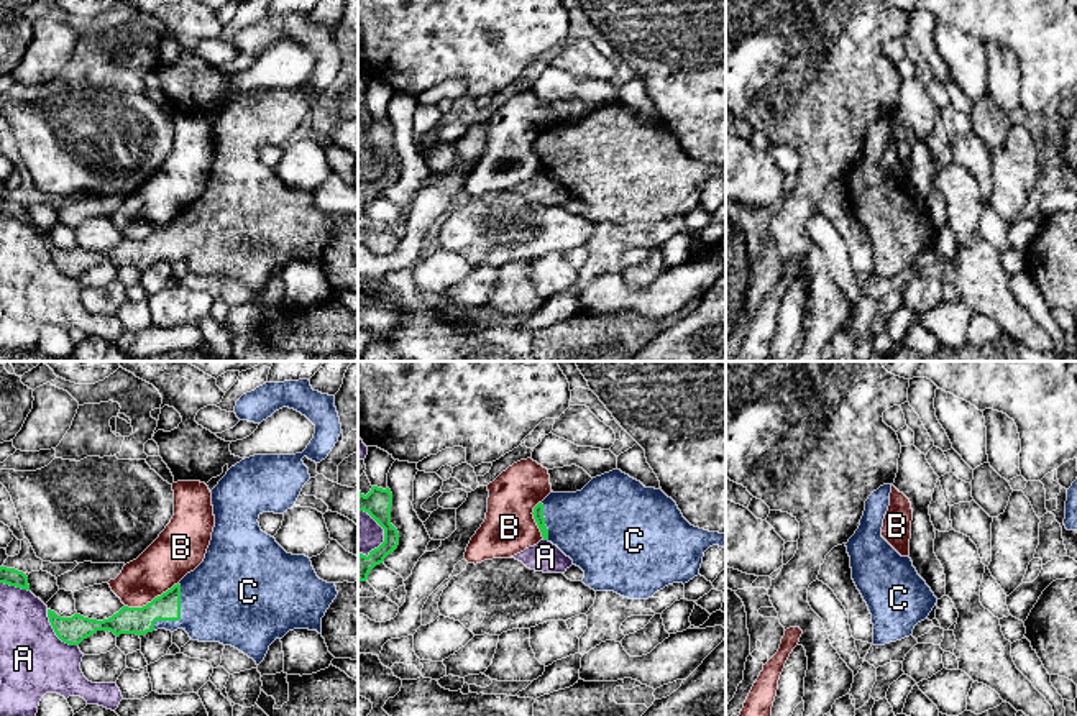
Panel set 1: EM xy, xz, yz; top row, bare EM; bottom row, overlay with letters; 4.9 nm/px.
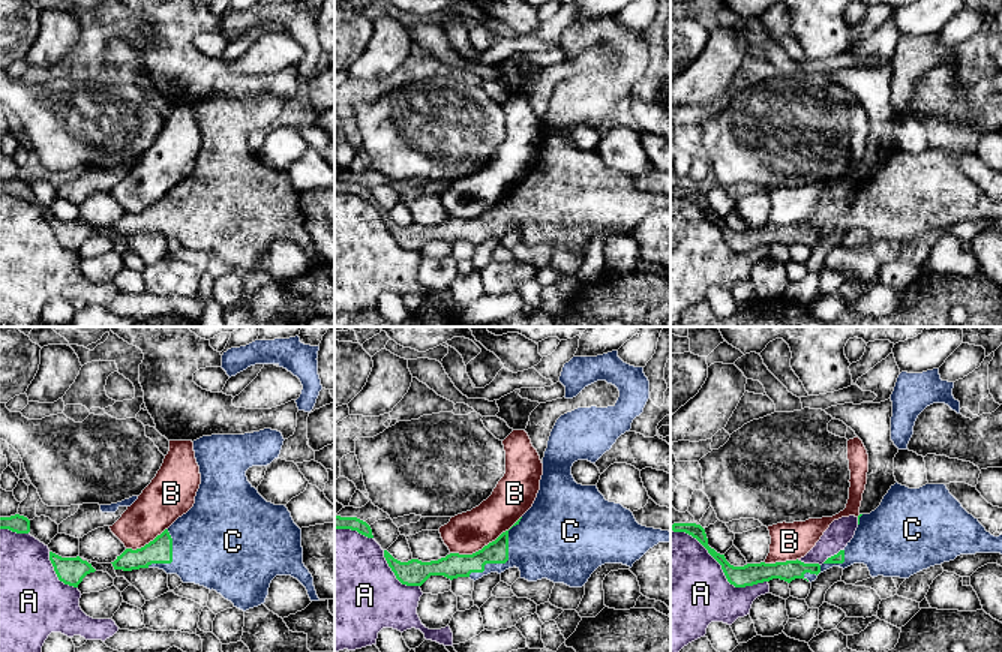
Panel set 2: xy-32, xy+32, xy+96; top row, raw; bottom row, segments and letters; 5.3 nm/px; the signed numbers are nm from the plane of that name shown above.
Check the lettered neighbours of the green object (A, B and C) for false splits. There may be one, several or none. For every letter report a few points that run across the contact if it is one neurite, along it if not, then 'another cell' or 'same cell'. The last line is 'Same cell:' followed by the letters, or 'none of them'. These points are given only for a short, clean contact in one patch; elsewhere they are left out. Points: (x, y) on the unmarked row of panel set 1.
A: another cell
B: another cell
C: same cell
Same cell: C

